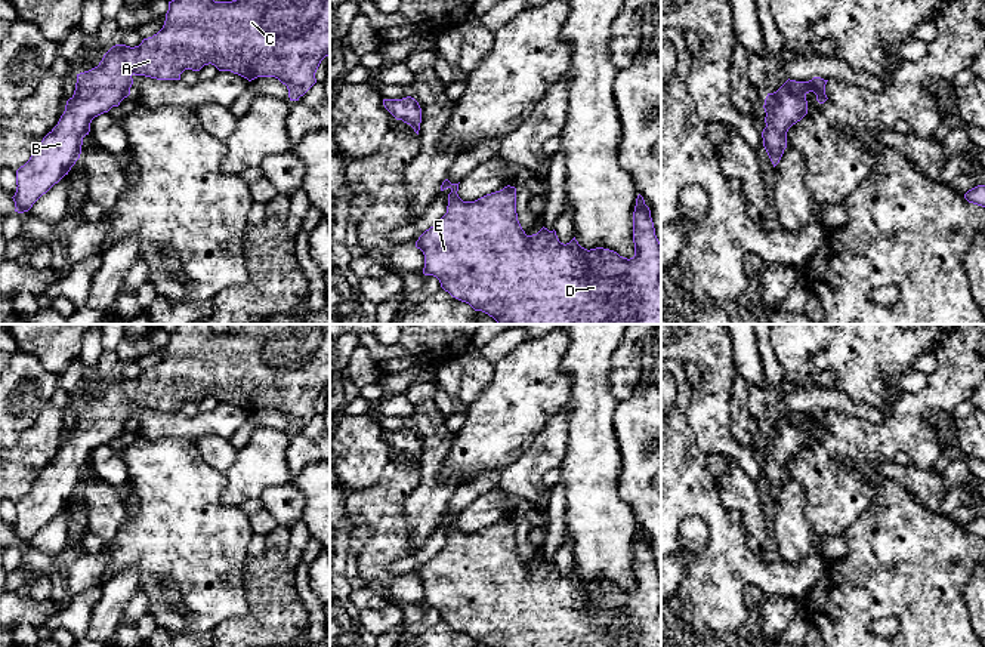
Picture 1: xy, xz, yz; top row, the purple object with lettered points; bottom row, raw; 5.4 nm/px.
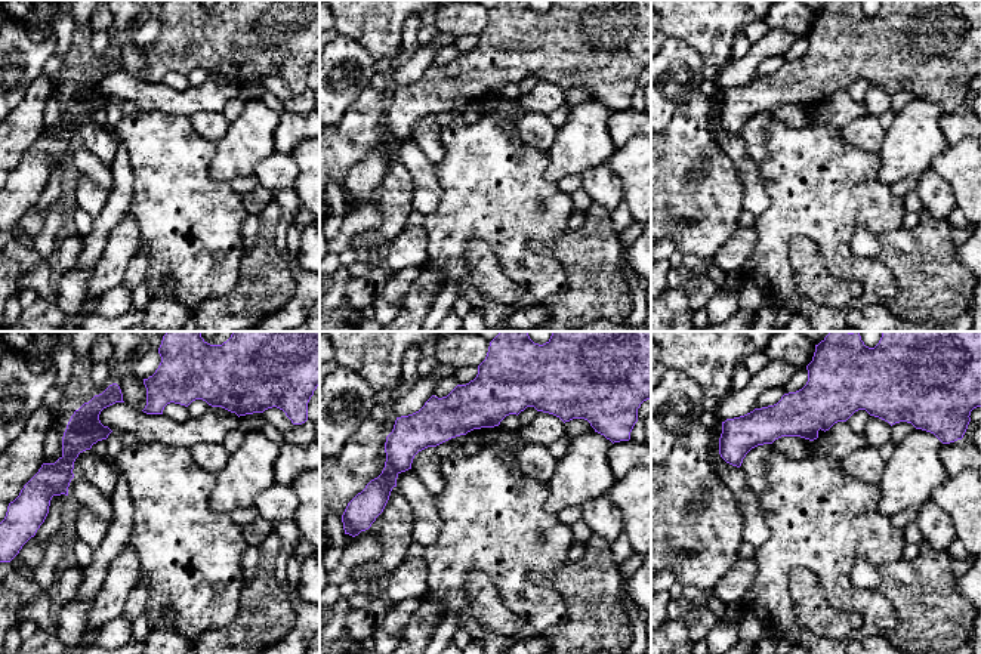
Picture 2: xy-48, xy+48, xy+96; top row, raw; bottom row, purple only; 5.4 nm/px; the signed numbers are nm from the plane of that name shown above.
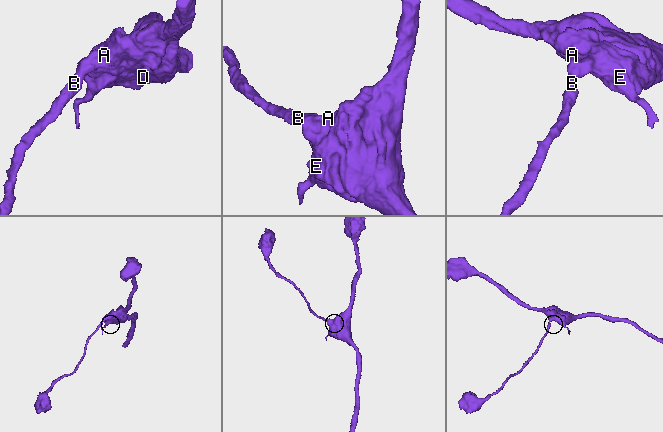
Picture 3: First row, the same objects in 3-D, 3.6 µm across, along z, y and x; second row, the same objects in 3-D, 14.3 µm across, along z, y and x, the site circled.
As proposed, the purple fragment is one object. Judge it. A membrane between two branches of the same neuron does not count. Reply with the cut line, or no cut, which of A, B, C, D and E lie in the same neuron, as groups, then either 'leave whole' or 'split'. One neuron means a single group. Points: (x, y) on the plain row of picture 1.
no cut | A B C D E | leave whole

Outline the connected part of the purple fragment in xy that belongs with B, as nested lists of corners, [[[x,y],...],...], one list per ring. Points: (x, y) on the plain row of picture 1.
[[[179,324],[169,333],[163,360],[139,378],[112,378],[98,398],[77,406],[74,426],[58,456],[43,469],[30,492],[16,502],[15,543],[28,543],[80,490],[83,469],[95,449],[130,426],[132,407],[180,412],[185,401],[214,397],[248,413],[275,409],[299,432],[315,415],[321,392],[330,386],[330,324],[241,324],[232,333],[214,333],[210,324]]]

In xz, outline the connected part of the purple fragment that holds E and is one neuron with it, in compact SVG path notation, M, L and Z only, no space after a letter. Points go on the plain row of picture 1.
M445 511L441 517L441 523L447 520L451 521L448 526L447 545L419 569L416 579L424 586L423 606L436 609L445 623L448 623L453 629L469 635L475 643L482 643L488 647L661 647L661 574L655 567L651 542L640 526L636 530L633 543L634 588L627 591L620 588L617 583L603 579L587 582L578 576L575 569L569 574L563 576L559 573L555 561L549 563L544 558L537 566L527 567L518 552L515 518L507 517L503 521L487 526L475 533L463 533L458 529L458 515L451 515Z

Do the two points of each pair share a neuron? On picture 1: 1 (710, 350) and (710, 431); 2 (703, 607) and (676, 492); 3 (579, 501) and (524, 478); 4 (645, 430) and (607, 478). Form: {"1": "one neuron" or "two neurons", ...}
{"1": "one neuron", "2": "one neuron", "3": "two neurons", "4": "two neurons"}

